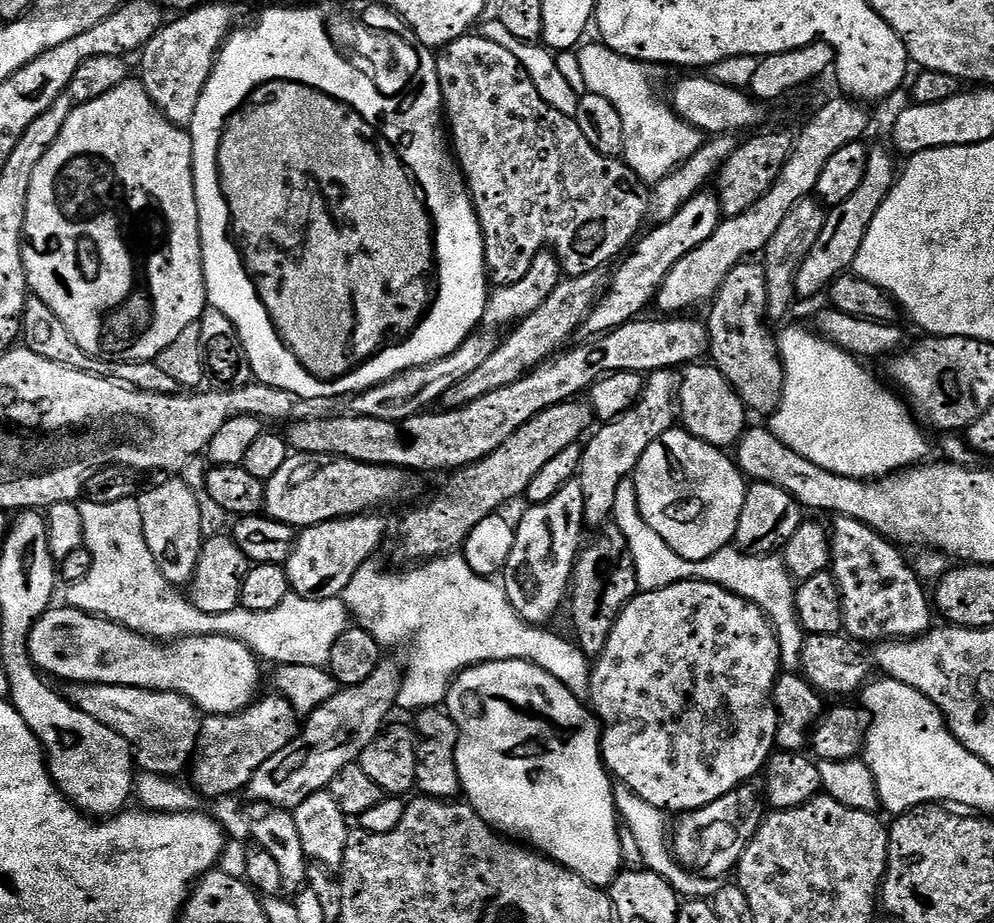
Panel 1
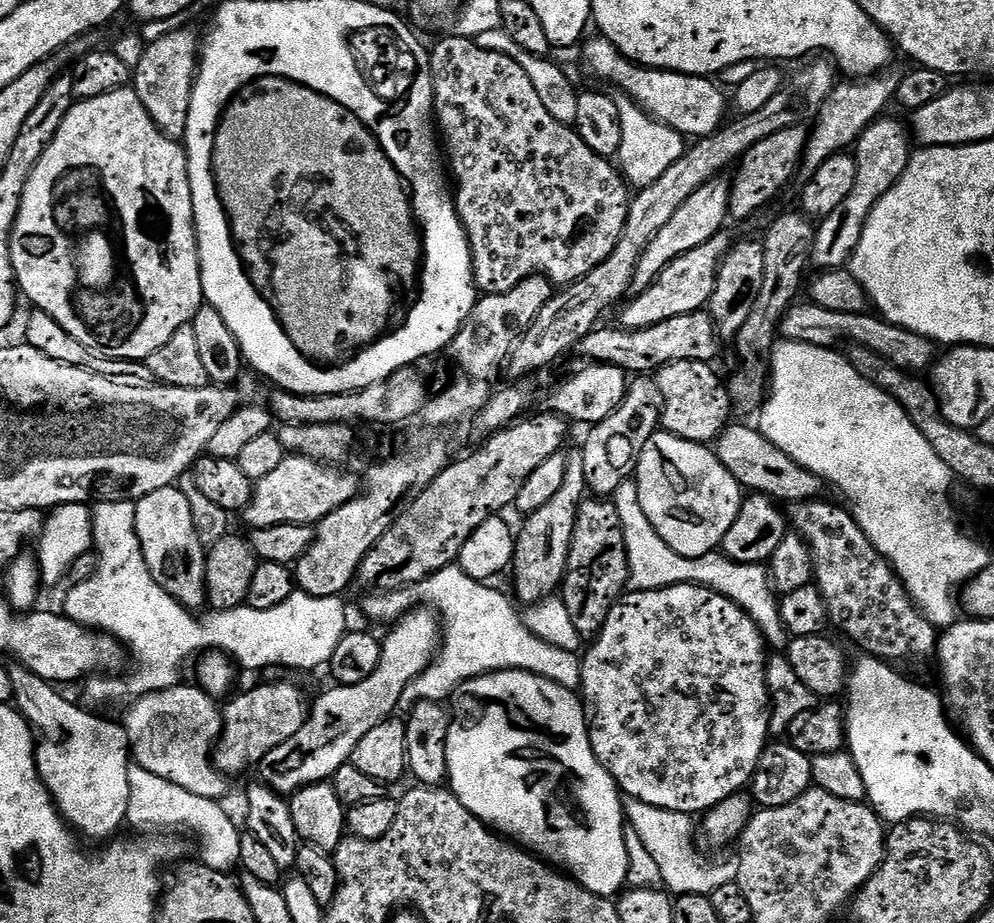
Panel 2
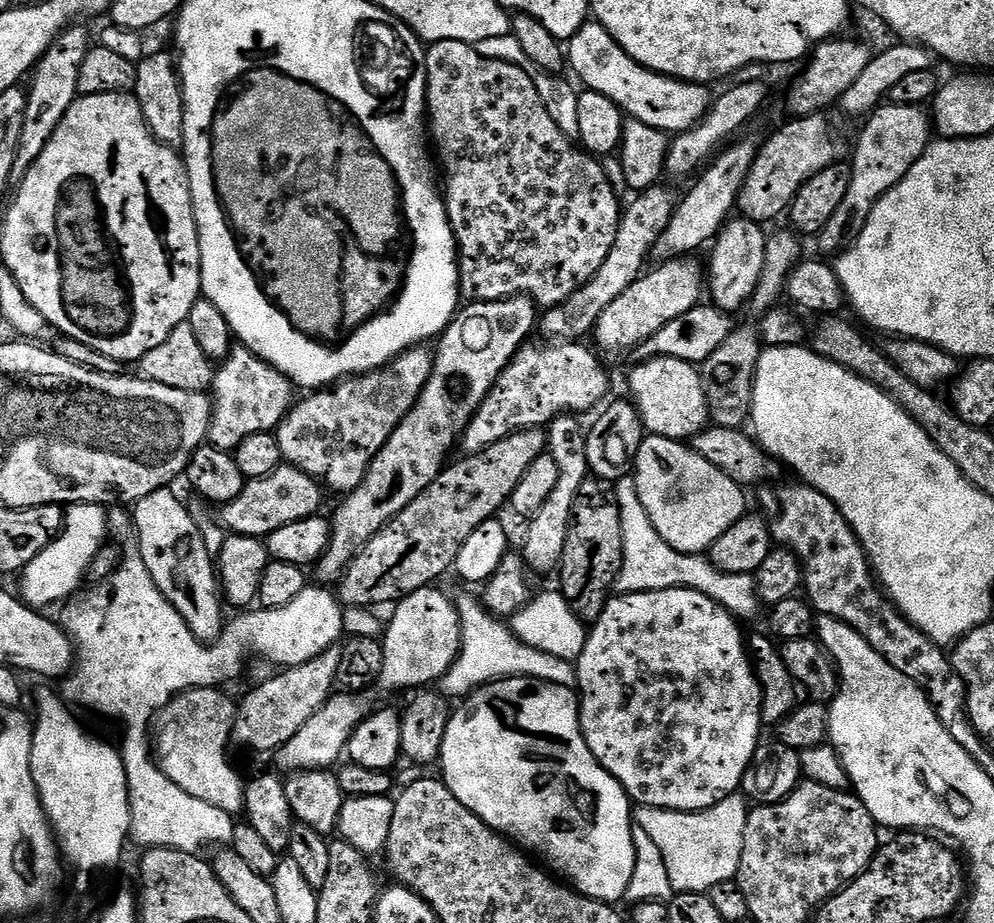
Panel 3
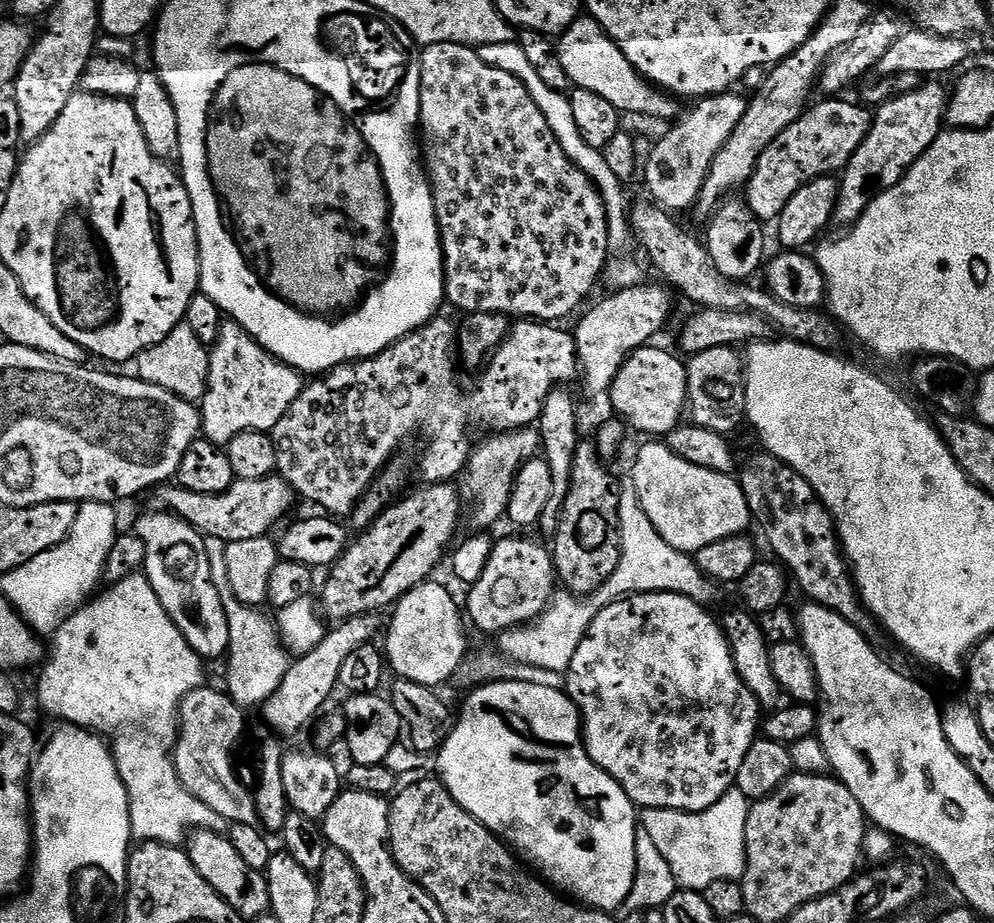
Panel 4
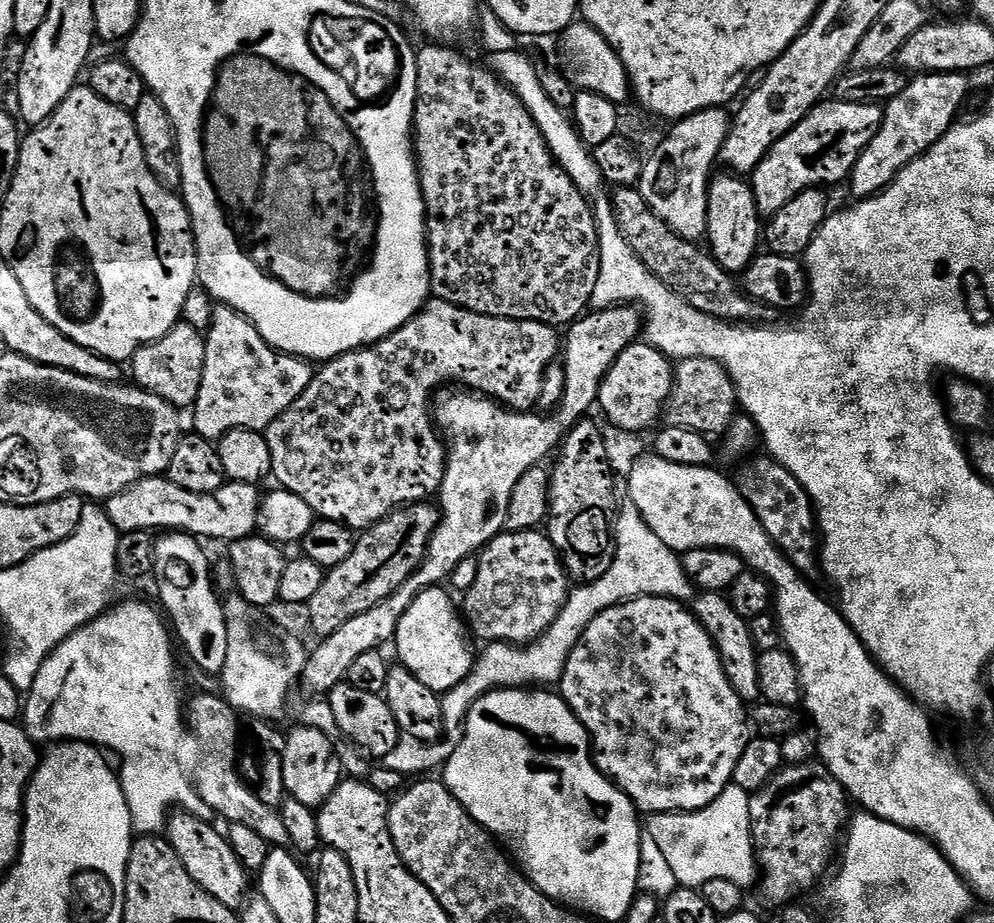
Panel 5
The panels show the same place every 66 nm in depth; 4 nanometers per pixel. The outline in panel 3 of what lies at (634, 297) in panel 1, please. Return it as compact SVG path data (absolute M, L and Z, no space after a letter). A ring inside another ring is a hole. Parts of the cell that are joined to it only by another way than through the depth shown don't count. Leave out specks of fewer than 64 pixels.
M739 140L735 141L737 144L733 148L725 147L695 177L697 178L696 185L677 203L676 212L670 218L670 226L660 235L660 241L654 249L655 255L661 256L659 258L661 261L667 262L673 258L684 258L689 254L696 254L692 252L698 251L704 243L707 245L715 241L720 235L721 228L728 223L734 209L739 205L740 191L750 174L750 166L754 166L758 151L757 141Z

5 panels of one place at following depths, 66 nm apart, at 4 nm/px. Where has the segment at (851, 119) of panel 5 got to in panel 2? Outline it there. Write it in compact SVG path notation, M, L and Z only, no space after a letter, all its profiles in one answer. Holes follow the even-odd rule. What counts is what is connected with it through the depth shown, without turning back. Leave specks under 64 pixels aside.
M804 126L780 130L768 138L762 138L758 146L740 157L735 169L736 180L731 181L732 193L728 203L728 215L733 221L748 220L758 215L792 179L797 179L808 137L809 129Z

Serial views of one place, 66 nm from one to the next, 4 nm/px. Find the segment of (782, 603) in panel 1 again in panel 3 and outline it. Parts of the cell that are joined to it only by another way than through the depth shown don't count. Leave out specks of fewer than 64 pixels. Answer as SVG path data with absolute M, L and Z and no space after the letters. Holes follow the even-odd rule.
M625 478L615 481L614 499L620 508L622 518L622 542L624 543L624 565L616 579L616 588L626 592L657 592L667 588L693 588L718 602L724 609L742 622L754 619L762 605L757 598L753 575L726 574L718 570L704 554L689 554L674 550L654 530L642 498L638 498L635 479Z

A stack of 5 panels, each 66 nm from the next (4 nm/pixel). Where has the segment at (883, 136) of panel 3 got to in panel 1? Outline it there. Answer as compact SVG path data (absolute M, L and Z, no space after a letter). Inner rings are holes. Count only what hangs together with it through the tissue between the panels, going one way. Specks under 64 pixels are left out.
M869 147L866 174L862 174L862 183L858 185L858 190L854 190L854 194L850 194L846 202L842 202L827 213L822 234L818 234L818 242L814 242L814 250L806 254L796 275L797 297L816 296L819 292L820 295L827 293L829 286L855 265L858 250L862 250L862 242L872 231L874 214L878 214L882 202L886 202L890 190L898 179L897 157L887 147L885 148Z

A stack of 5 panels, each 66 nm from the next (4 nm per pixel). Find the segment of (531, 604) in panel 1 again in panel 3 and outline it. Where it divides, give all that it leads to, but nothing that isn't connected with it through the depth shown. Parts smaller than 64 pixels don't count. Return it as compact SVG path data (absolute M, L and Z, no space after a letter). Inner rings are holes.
M572 414L557 416L546 428L548 433L546 452L554 458L554 462L558 462L558 486L554 486L550 498L546 498L542 510L538 510L527 521L528 533L524 536L522 555L535 571L537 568L540 572L555 573L559 569L566 550L568 531L572 525L572 511L578 497L585 491L584 479L589 479L590 476L586 462L586 442L588 441L586 428L576 420L579 419Z

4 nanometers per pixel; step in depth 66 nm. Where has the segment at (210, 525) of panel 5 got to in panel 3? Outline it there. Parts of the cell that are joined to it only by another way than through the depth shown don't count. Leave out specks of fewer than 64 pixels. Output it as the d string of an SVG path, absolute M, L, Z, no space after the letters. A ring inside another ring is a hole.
M282 466L266 478L247 481L242 494L238 494L234 502L223 505L222 524L229 533L238 536L267 538L271 532L290 522L317 515L321 511L319 491L321 489L303 472L291 466Z

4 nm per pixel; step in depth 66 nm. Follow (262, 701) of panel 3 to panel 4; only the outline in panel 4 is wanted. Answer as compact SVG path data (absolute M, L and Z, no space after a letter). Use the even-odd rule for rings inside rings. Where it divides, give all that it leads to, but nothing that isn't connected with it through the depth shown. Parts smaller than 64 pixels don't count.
M376 614L351 616L348 620L337 623L333 627L336 628L333 632L332 629L325 631L322 642L314 646L310 654L291 661L289 672L281 680L280 689L262 705L265 722L274 731L281 732L276 734L281 737L292 736L295 732L302 731L312 719L315 721L321 715L320 707L331 698L332 691L337 691L340 671L346 663L346 658L354 650L358 650L358 646L366 646L377 639L375 636L380 628L380 618Z

